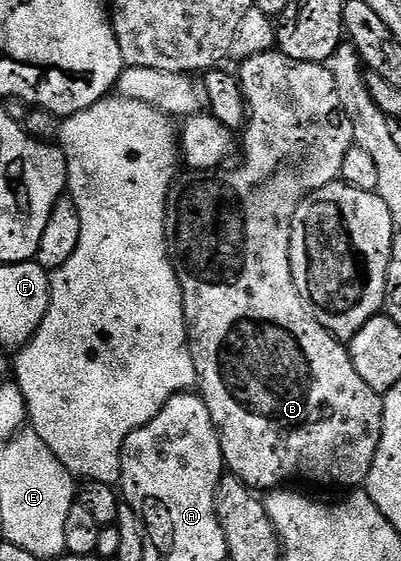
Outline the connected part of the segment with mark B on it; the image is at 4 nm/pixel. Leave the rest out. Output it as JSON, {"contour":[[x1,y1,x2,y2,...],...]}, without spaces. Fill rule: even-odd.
{"contour":[[275,48,241,59,239,66,242,67,236,70,236,77,242,84,242,96,248,111,244,129,240,134,240,150,243,150,242,163,232,167,231,170,226,170,227,168,190,170,186,175,183,173,175,177,174,185,166,193,166,249,182,293,186,337,198,377,196,386,212,416,212,424,218,430,225,469,235,474,247,486,258,492,270,492,279,484,289,483,286,482,289,478,307,478,308,481,319,482,322,486,358,488,369,476,378,451,384,424,382,407,384,398,372,388,368,388,368,384,364,384,360,372,356,372,352,364,349,349,321,326,314,311,306,305,292,280,290,263,290,229,296,208,314,190,330,186,341,179,344,155,350,146,355,145,352,120,348,120,340,104,340,92,336,92,336,80,332,80,329,65,321,62,292,60]]}

